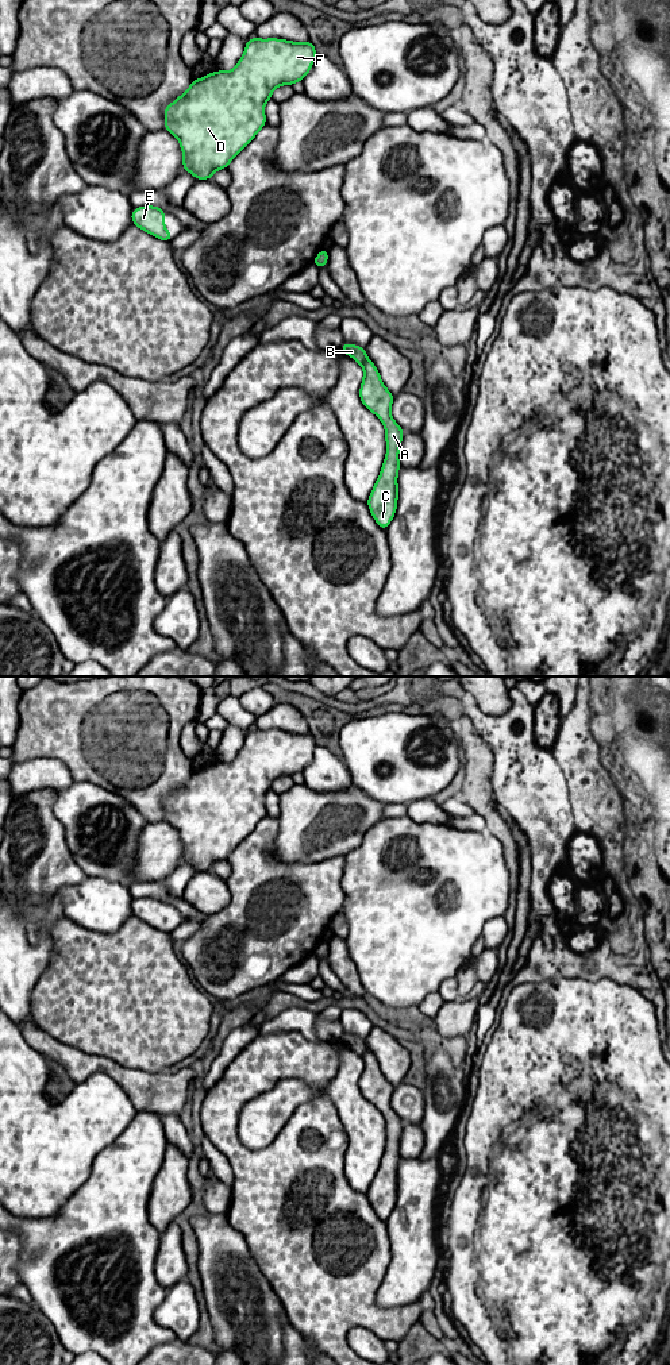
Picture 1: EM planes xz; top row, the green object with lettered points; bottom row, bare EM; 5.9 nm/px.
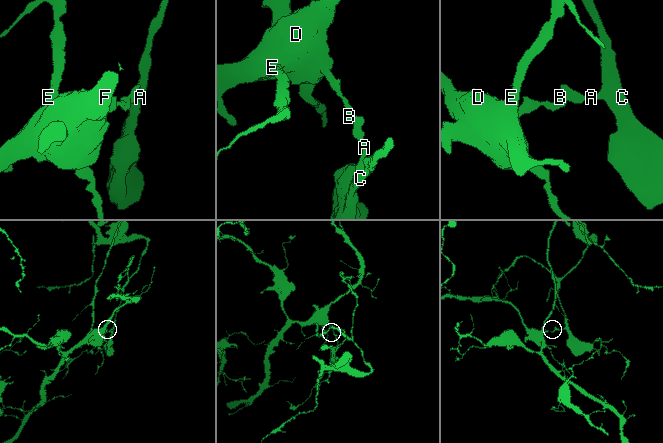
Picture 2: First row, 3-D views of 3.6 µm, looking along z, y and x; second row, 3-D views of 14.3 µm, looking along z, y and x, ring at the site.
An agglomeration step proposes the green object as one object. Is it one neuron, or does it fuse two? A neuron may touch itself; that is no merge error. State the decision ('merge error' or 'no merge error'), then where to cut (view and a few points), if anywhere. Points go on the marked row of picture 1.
merge error | xz (368, 359), (362, 365)

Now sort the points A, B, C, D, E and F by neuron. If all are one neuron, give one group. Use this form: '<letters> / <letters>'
A C / B D E F

